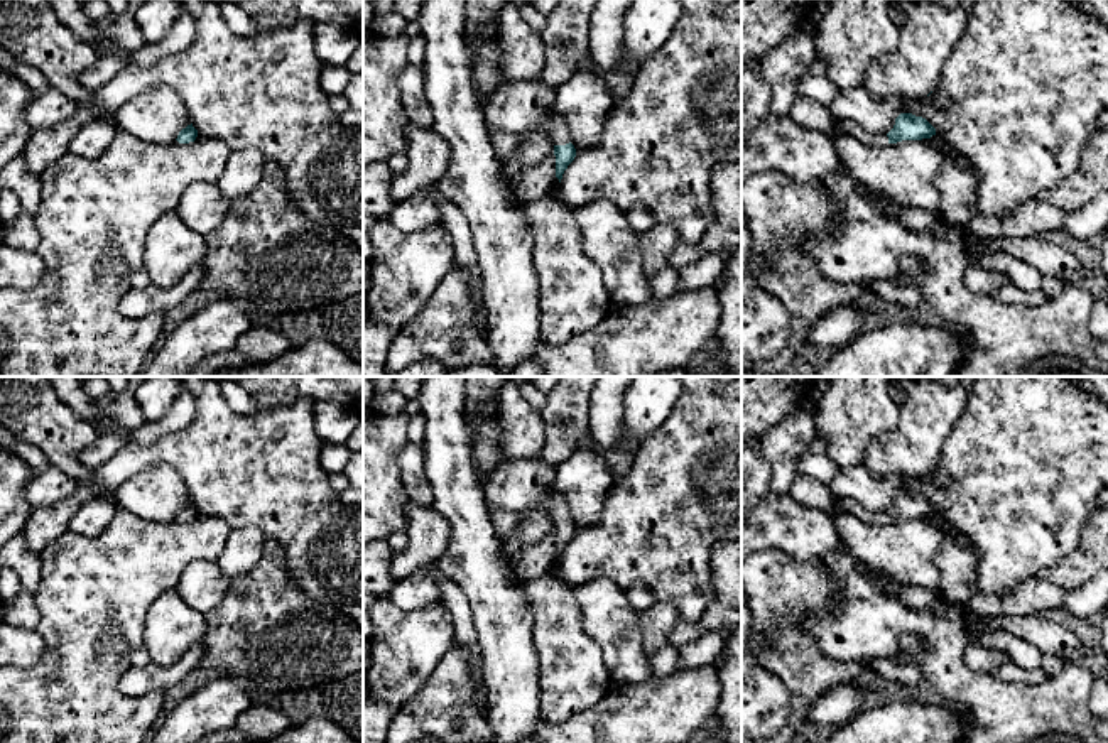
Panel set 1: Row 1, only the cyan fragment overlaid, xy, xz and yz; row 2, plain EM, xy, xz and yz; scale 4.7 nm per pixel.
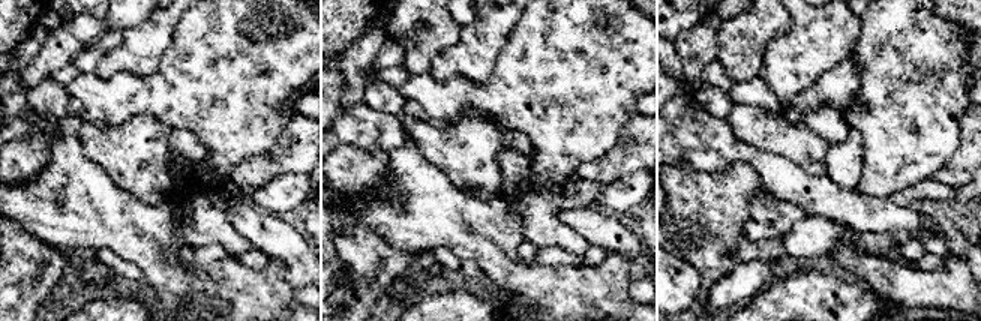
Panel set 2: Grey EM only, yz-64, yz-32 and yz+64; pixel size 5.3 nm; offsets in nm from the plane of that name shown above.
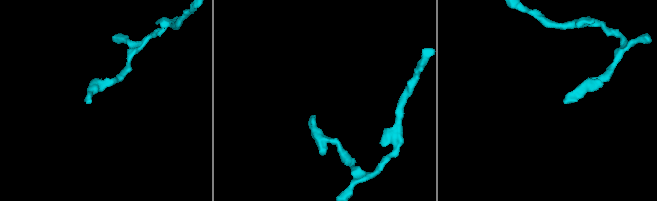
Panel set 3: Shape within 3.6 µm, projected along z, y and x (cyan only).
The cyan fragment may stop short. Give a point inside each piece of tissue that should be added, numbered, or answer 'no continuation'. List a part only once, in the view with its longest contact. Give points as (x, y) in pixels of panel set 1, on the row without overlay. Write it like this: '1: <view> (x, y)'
1: xz (558, 507)

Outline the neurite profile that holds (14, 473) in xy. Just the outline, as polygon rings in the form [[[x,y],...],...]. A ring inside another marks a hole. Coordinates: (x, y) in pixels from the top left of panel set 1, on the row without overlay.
[[[0,449],[0,549],[22,532],[32,512],[25,496],[32,475],[25,461]]]

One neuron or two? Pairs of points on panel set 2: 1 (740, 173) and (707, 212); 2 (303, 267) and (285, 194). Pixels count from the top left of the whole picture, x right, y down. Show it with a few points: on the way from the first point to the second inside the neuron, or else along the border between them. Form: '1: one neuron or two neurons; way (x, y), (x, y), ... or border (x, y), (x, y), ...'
1: one neuron; way (737, 182), (716, 203)
2: two neurons; border (252, 203), (279, 216)

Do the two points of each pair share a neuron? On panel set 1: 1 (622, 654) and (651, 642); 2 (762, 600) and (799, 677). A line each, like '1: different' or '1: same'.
1: different
2: same

